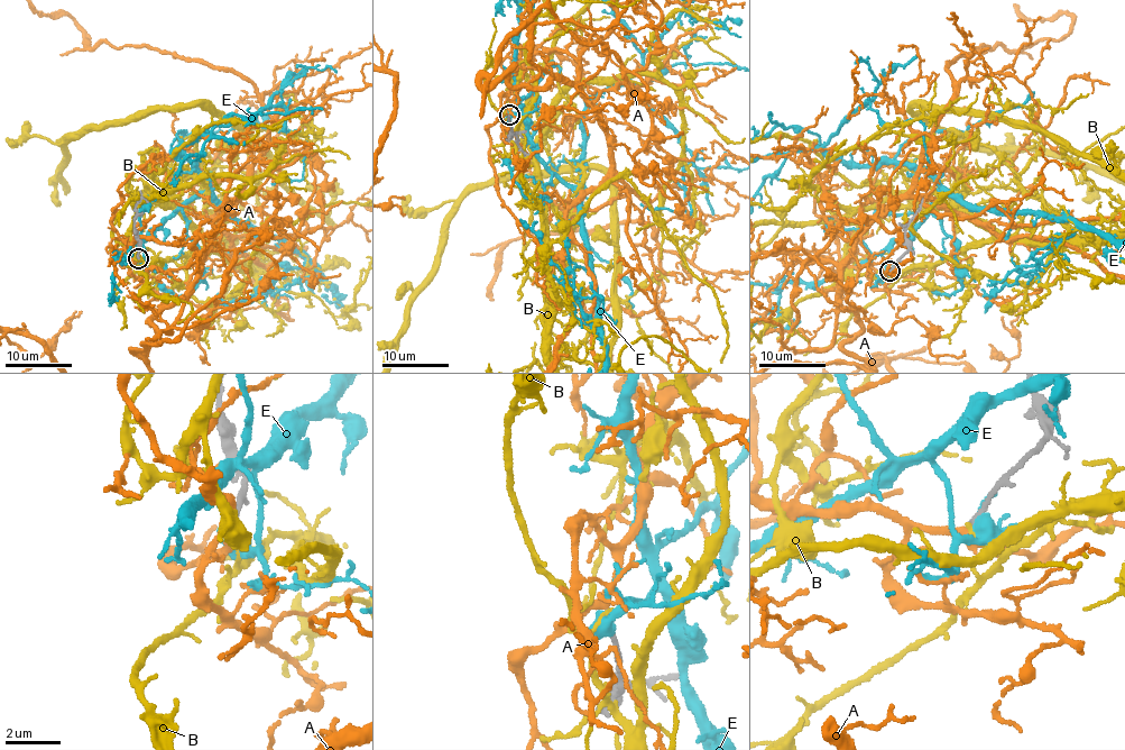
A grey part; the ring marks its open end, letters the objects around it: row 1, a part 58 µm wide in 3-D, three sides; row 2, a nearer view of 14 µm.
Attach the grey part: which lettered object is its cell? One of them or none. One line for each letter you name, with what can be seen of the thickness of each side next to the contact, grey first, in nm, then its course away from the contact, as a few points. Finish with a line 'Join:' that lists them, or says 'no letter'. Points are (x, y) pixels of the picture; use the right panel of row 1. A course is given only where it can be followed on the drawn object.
A: 160 nm thick on the grey side, 220 nm on the other; it runs (888, 271), (810, 261), (845, 262), (911, 188), (949, 64), (1070, 29), (1066, 14), (1026, 19)
Join: A

